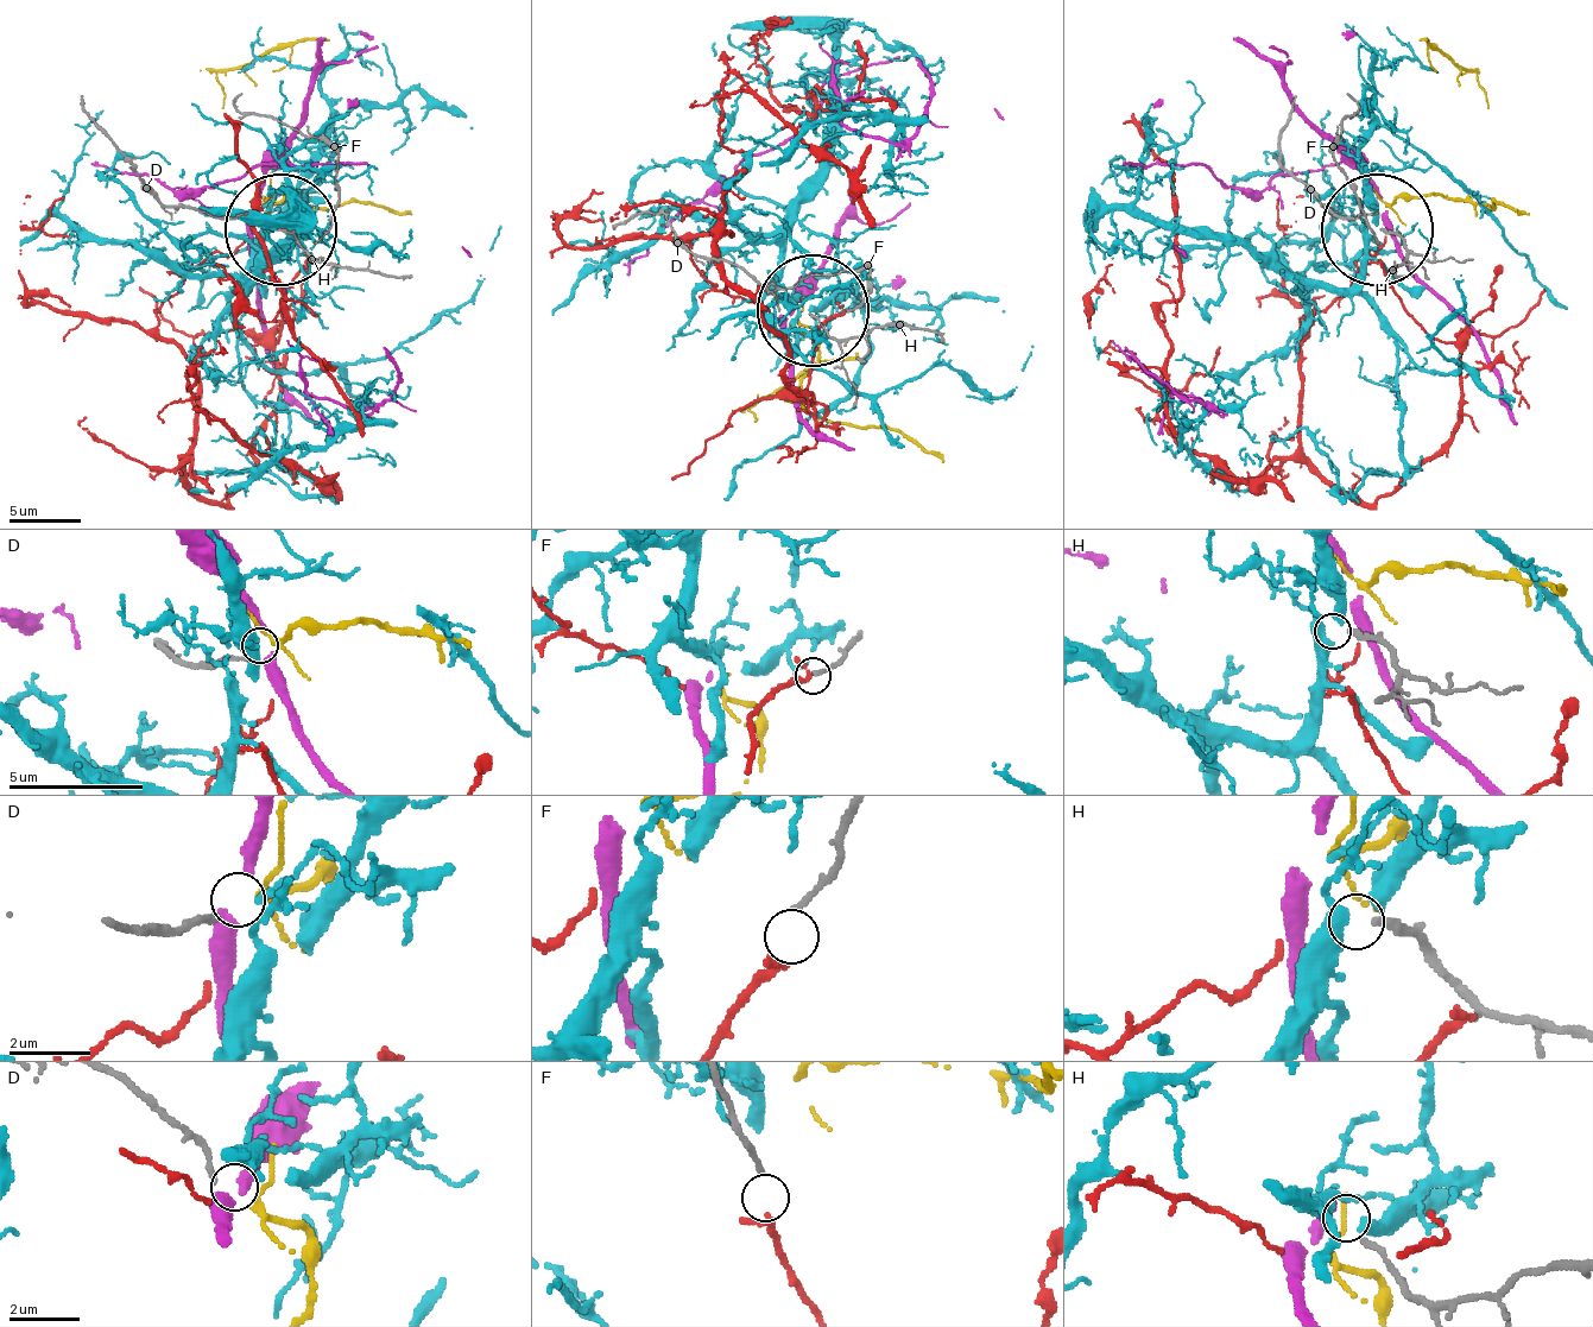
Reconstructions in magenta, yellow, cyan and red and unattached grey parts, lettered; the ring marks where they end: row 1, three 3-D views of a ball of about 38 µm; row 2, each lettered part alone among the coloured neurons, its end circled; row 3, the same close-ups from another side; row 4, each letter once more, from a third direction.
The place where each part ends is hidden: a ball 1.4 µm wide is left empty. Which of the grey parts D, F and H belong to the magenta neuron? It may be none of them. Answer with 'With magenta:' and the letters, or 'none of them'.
With magenta: none of them

